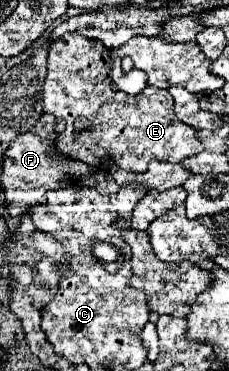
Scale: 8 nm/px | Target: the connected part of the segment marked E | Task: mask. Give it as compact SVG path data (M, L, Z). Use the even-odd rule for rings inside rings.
M65 33L51 45L43 83L43 111L67 121L67 129L55 141L59 153L91 165L115 163L133 173L143 173L153 159L179 163L203 149L197 131L175 117L175 105L167 89L147 87L135 97L115 93L107 75L107 47L79 33ZM77 117L87 117L93 125L79 137L73 135Z

